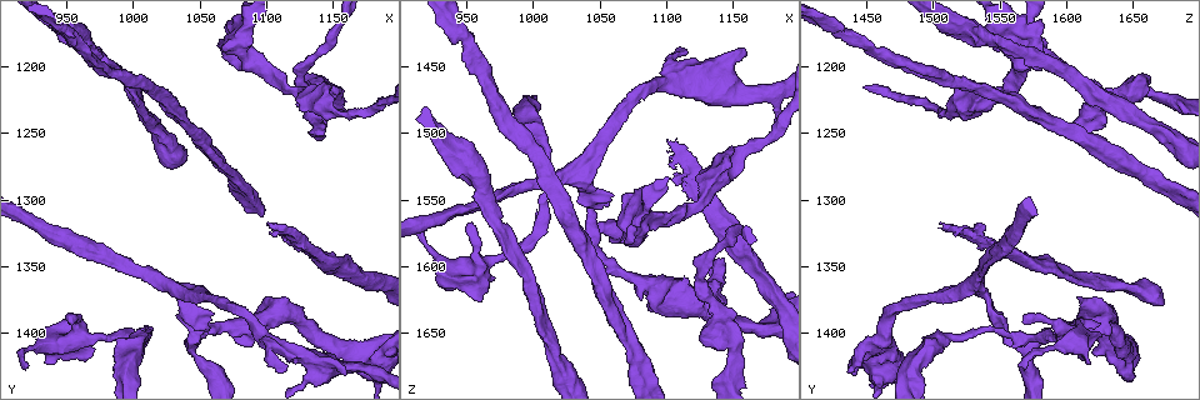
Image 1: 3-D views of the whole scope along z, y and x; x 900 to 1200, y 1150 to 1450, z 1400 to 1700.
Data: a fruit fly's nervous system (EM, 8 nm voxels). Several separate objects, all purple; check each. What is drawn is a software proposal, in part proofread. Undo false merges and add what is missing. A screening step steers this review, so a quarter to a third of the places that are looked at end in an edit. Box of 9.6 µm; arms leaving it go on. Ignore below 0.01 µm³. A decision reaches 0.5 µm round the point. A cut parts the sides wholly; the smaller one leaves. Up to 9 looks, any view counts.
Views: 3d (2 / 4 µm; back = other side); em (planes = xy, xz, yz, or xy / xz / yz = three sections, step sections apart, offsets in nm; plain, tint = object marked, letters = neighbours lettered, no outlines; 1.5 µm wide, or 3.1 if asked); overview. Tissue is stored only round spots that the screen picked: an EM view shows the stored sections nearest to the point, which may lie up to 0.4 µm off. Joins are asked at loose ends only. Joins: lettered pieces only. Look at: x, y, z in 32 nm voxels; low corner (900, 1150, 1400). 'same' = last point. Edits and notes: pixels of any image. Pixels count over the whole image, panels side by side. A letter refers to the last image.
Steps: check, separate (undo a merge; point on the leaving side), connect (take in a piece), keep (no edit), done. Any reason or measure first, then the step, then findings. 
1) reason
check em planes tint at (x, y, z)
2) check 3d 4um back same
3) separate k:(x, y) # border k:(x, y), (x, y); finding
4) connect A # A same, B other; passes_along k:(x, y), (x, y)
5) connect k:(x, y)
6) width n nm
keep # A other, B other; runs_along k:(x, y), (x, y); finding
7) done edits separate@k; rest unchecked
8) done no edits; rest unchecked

sharp bend
check 3d 2um at (1090, 1396, 1616)

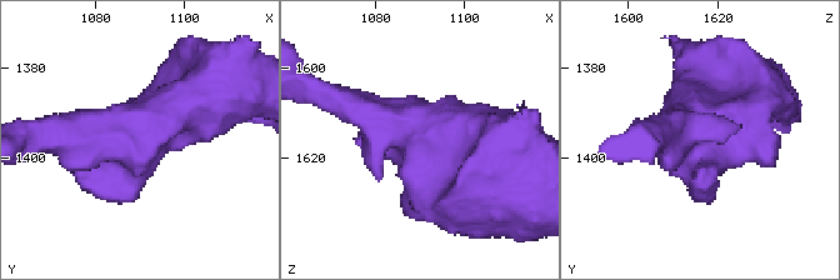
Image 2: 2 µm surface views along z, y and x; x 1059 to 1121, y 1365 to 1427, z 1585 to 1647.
need the tissue
check em yz step 8 tint at (1091, 1394, 1615)

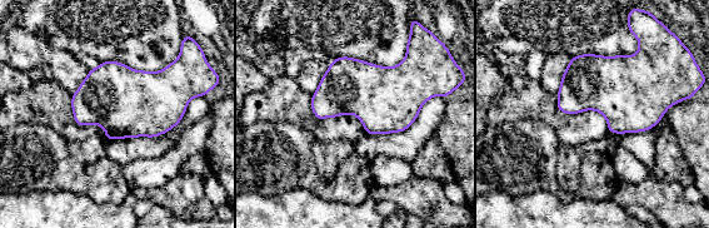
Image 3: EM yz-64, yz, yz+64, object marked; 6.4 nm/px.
see the neighbours
check em yz step 8 letters same

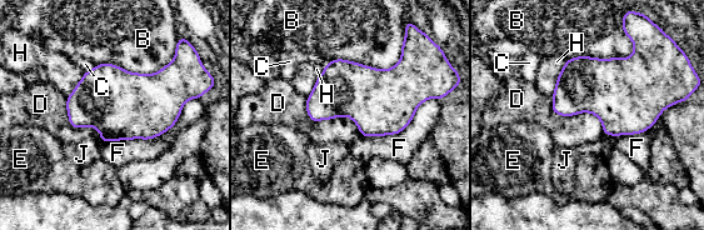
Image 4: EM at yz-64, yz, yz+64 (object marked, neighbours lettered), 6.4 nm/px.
keep # B other, C other, D other, E other, F other, H other, J other; border 4:(305, 98), (311, 120), (360, 135); all the same neuron

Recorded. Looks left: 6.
check em planes letters at (1144, 1248, 1594)

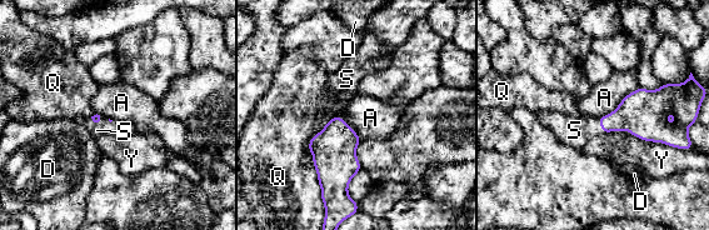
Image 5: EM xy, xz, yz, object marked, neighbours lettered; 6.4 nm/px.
longest_contact Q 500 nm
connect S # A other, D other, Q other, S same, Y other; the neuron continues

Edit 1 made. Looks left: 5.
redraw
check overview

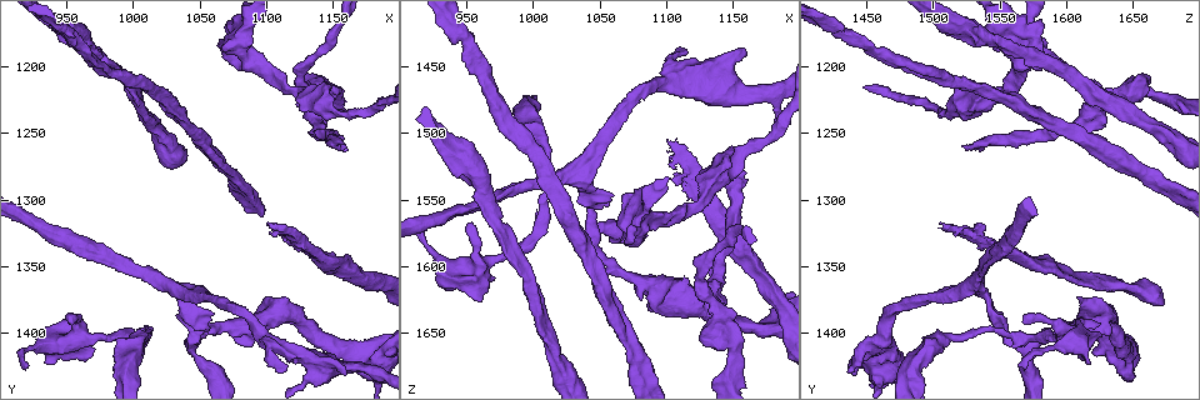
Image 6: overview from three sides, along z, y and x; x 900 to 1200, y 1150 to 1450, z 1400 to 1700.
check 3d 2um back at (1080, 1202, 1580)

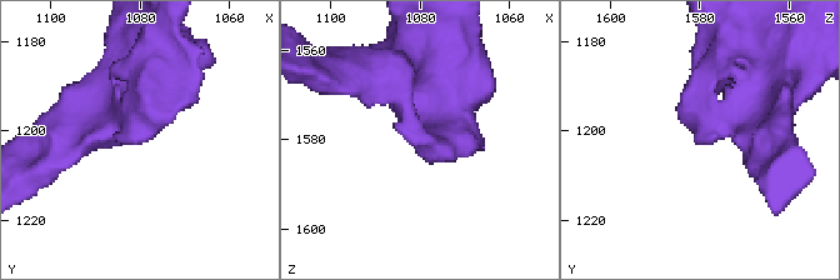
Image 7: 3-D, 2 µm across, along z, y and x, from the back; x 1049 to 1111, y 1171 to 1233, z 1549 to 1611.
check em planes plain at (1079, 1201, 1581)

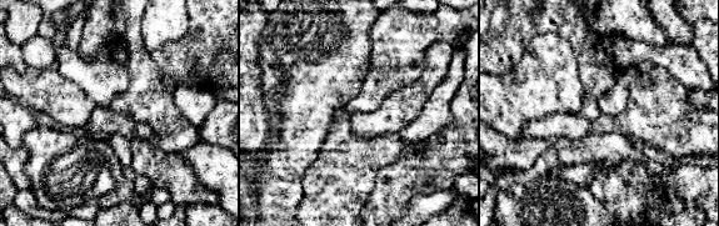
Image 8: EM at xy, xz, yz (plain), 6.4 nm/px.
check em planes letters same

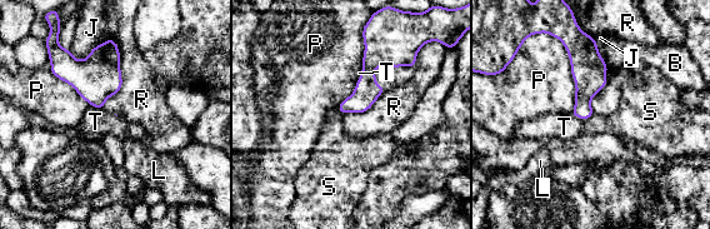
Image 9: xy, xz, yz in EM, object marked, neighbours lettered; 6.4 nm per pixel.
keep # B other, J other, L other, P other, R other, S other, T other; runs_along 9:(370, 39), (366, 86), (343, 109); no lettered piece goes on from it

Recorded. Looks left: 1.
done edits connect@5; rest unchecked

